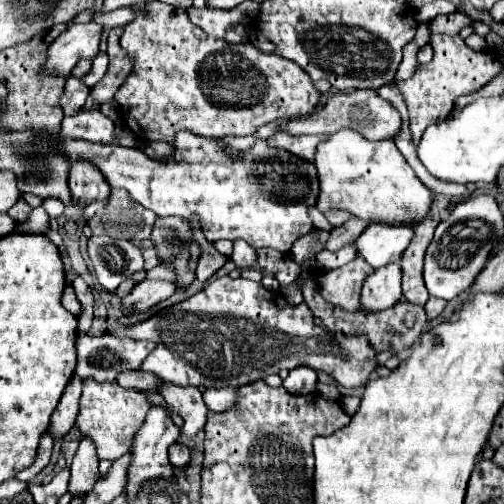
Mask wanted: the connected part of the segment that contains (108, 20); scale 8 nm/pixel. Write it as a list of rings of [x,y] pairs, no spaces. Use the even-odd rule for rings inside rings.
[[[127,6],[112,12],[96,14],[93,16],[92,20],[102,27],[109,26],[115,28],[133,21],[136,15],[137,13],[134,11],[133,7]]]

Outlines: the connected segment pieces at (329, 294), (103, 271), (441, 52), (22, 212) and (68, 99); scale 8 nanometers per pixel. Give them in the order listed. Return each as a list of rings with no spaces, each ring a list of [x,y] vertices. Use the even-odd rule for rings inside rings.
[[[357,257],[353,259],[353,263],[347,263],[341,269],[321,271],[317,275],[317,289],[327,303],[341,307],[345,311],[357,311],[363,281],[371,273],[373,269]]]
[[[93,235],[87,241],[87,253],[93,261],[97,281],[113,293],[119,283],[143,269],[141,251],[125,239],[113,239],[109,235]]]
[[[433,35],[429,39],[429,45],[433,47],[433,61],[427,65],[421,65],[411,79],[397,83],[407,101],[407,109],[409,109],[409,117],[411,117],[411,135],[413,135],[415,145],[419,143],[427,125],[447,119],[457,97],[479,91],[481,87],[485,87],[493,77],[497,77],[503,71],[503,65],[495,53],[473,51],[465,45],[465,41],[459,35],[455,35],[455,37]]]
[[[19,197],[19,199],[17,199],[17,203],[11,207],[9,215],[11,215],[15,221],[23,221],[23,219],[29,215],[29,211],[31,211],[31,207],[23,201],[23,197]]]
[[[67,79],[65,81],[65,93],[61,97],[61,107],[65,115],[73,115],[85,105],[85,99],[89,95],[89,87],[81,79]]]

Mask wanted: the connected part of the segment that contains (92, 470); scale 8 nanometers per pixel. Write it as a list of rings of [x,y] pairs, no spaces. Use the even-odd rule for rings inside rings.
[[[81,439],[79,449],[71,463],[71,481],[69,481],[71,495],[91,491],[91,487],[95,485],[95,479],[99,479],[97,461],[99,459],[95,455],[95,445],[89,439]]]

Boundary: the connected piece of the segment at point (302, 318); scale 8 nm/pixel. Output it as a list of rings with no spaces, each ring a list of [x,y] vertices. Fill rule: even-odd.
[[[229,275],[217,277],[211,281],[203,291],[189,297],[183,303],[177,303],[173,307],[163,309],[155,317],[127,329],[115,329],[113,335],[117,337],[133,337],[133,339],[149,339],[155,341],[155,351],[143,361],[141,371],[157,375],[161,381],[169,381],[175,385],[195,385],[195,387],[241,387],[259,379],[265,379],[267,375],[279,373],[281,369],[295,369],[301,365],[307,365],[315,371],[323,369],[327,375],[331,375],[341,387],[361,387],[369,381],[371,373],[379,367],[377,353],[369,345],[365,337],[341,337],[339,341],[329,335],[327,329],[313,323],[313,315],[307,309],[307,305],[291,307],[285,303],[281,293],[273,293],[265,289],[261,283],[249,281],[249,279],[231,279]]]

